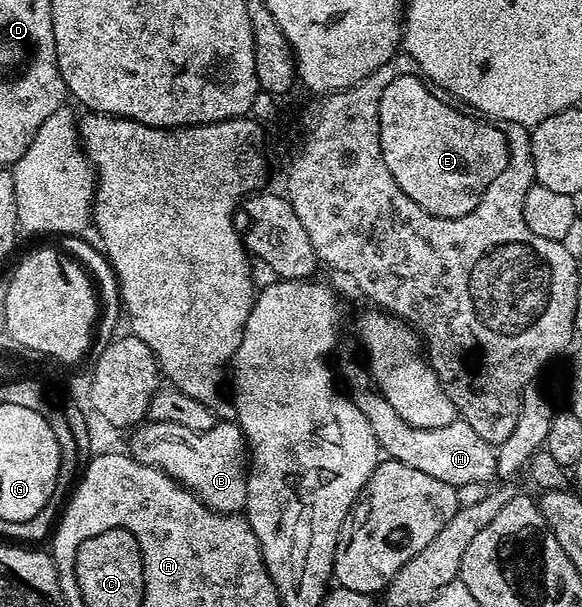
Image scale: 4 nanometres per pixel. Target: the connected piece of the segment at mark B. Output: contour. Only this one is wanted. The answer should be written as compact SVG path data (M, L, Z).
M150 420L137 425L132 435L128 452L141 464L166 472L215 512L238 514L245 509L248 449L237 423L216 422L212 430L193 432L167 420Z

